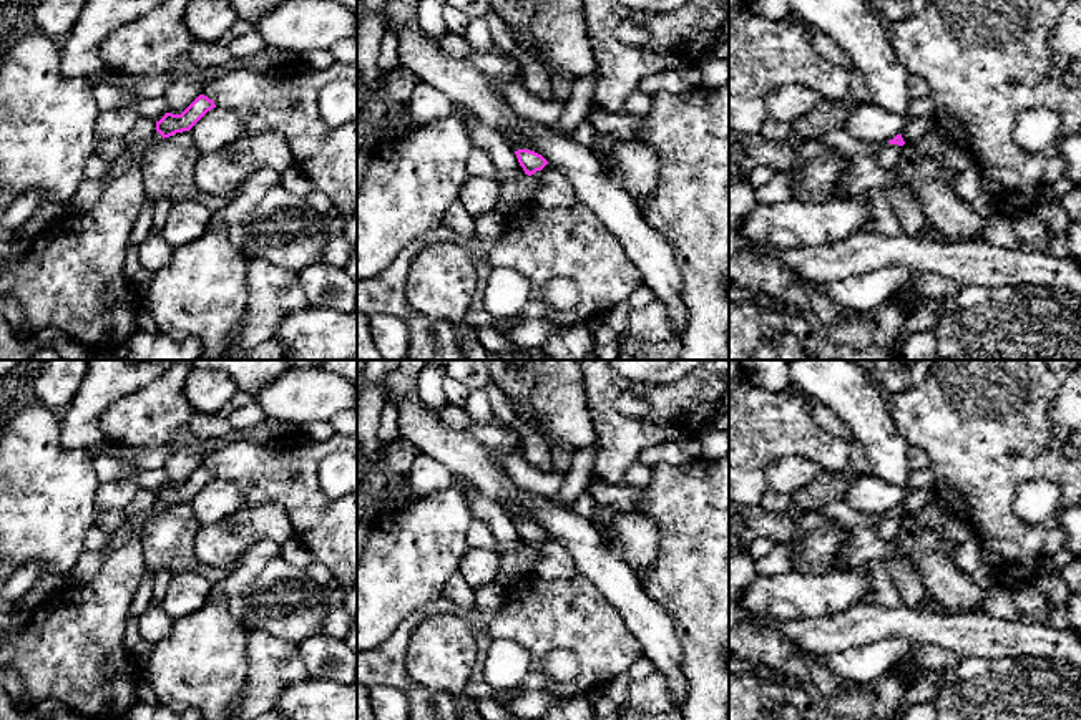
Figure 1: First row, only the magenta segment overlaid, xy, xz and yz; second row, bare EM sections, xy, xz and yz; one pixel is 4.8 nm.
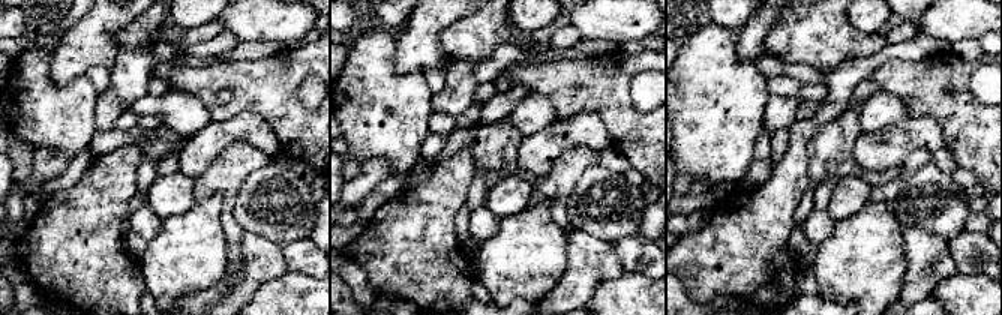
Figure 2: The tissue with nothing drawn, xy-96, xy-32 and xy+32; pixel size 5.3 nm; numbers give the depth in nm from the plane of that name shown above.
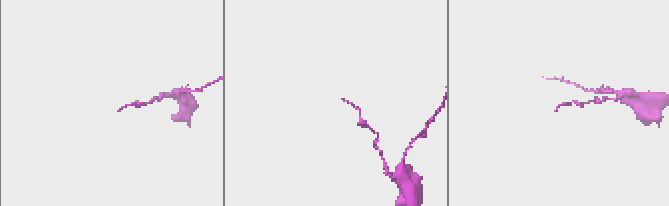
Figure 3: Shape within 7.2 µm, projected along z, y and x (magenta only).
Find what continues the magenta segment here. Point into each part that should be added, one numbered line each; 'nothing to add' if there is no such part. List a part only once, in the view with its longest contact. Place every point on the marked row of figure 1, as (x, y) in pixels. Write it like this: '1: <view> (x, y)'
nothing to add

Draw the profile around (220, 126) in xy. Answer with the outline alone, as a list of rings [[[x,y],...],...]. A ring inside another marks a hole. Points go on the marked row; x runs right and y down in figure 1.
[[[213,108],[191,129],[199,154],[221,148],[247,136],[239,116],[226,108]]]

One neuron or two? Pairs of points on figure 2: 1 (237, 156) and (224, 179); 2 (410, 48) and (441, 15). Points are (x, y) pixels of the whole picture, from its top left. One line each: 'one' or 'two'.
1: one
2: one

